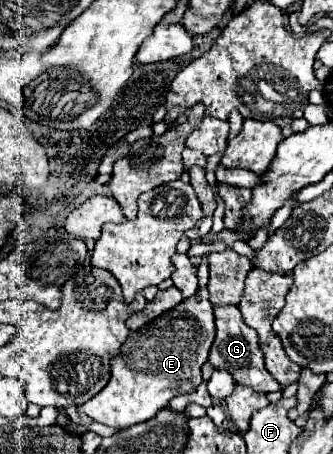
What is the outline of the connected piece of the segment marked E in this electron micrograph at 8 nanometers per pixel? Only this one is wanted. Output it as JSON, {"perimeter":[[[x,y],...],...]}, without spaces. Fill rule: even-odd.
{"perimeter":[[[200,282],[200,288],[192,298],[184,300],[144,328],[130,332],[128,340],[120,348],[120,354],[112,358],[110,382],[78,410],[94,422],[116,430],[154,418],[174,396],[192,392],[202,382],[200,368],[208,360],[214,334],[214,306],[208,300],[206,284]]]}

